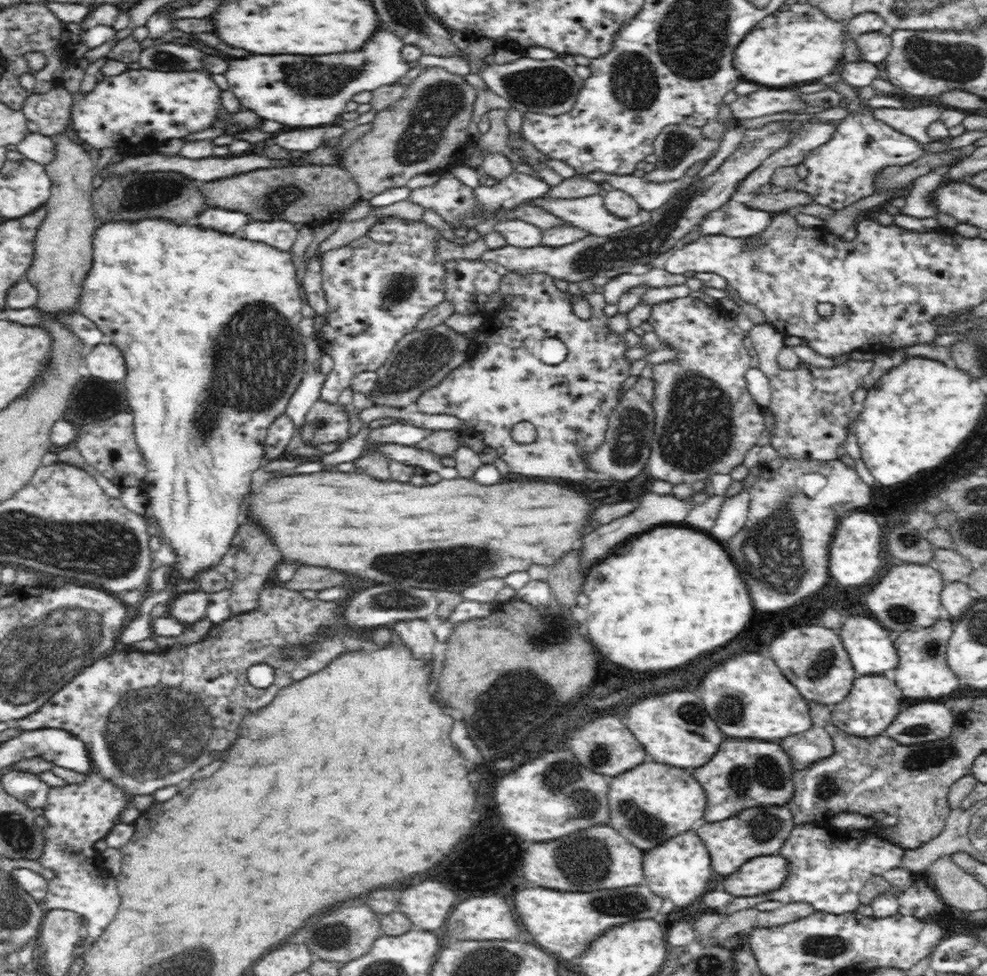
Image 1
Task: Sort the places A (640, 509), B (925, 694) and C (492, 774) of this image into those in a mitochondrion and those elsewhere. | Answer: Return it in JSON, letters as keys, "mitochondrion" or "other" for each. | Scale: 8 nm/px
{"A":"other","B":"other","C":"other"}

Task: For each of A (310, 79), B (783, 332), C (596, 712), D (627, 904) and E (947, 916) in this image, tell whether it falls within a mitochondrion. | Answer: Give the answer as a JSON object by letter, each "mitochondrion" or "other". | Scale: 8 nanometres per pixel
{"A":"mitochondrion","B":"other","C":"other","D":"mitochondrion","E":"other"}

